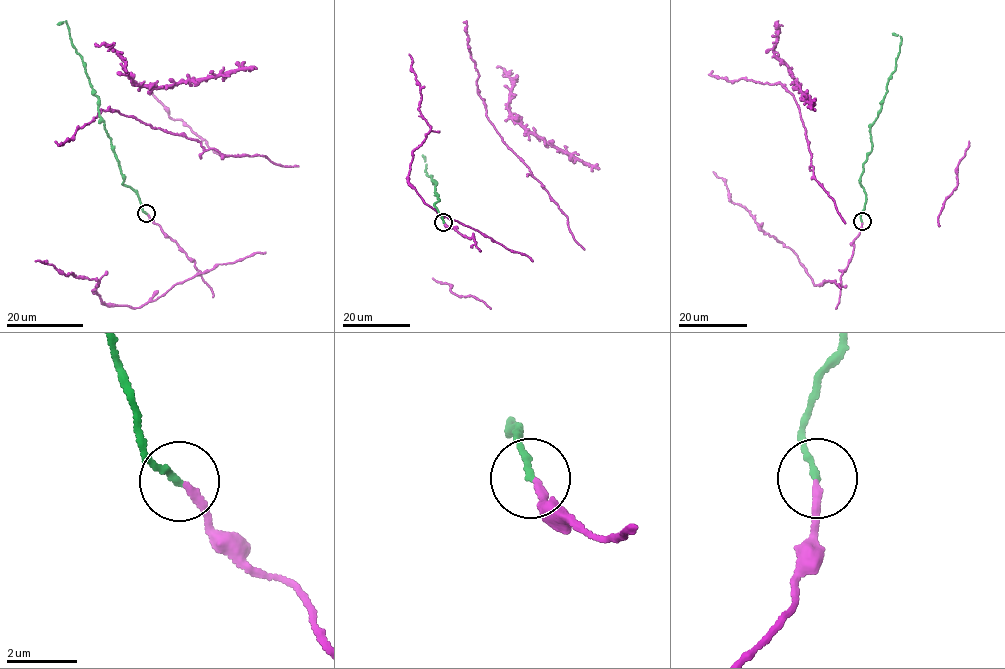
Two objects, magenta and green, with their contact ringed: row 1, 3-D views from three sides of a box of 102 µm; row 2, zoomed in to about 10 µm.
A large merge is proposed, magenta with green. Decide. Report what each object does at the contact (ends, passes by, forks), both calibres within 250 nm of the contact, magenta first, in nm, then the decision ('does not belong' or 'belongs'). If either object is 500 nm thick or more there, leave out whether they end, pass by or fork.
magenta ends; green ends; calibres 200 and 180 nm; belongs

